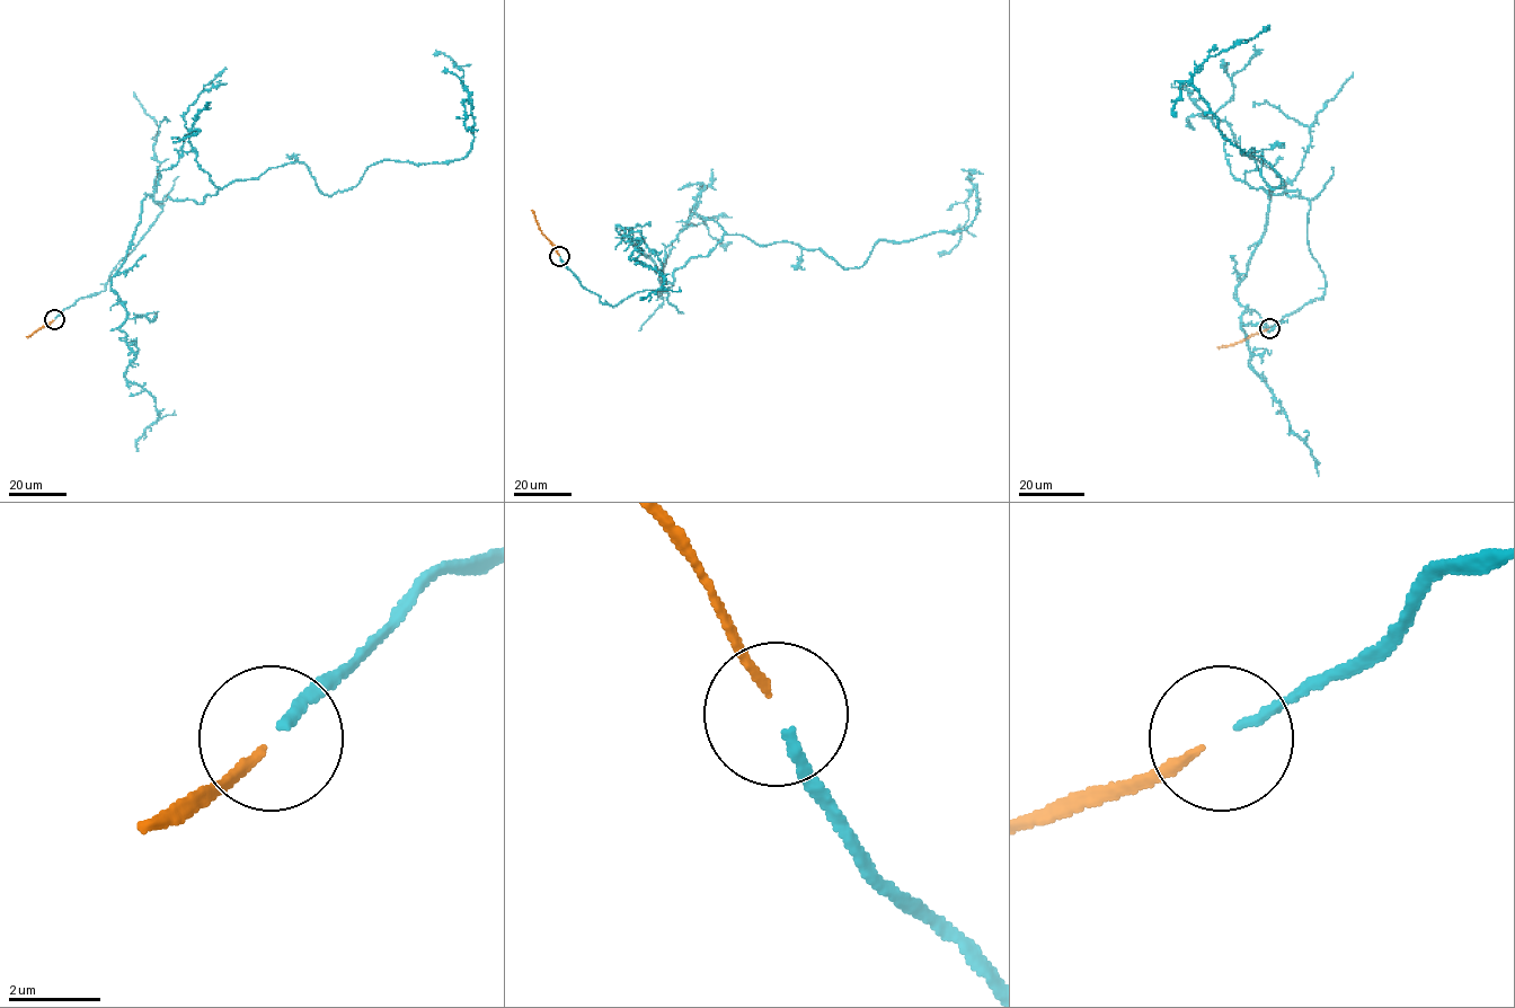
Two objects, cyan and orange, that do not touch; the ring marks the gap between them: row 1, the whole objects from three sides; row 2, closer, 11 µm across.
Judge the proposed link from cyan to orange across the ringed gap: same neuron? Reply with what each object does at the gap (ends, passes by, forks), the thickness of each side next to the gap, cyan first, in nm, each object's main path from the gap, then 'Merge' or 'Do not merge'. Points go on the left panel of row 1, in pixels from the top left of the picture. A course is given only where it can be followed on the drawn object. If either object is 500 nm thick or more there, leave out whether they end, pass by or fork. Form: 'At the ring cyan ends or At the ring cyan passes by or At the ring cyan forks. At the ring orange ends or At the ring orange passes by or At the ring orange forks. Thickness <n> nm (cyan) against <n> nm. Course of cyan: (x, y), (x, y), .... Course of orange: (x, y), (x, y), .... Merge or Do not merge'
At the ring cyan ends. At the ring orange ends. Thickness 240 nm (cyan) against 180 nm. Course of cyan: (54, 318), (168, 197), (297, 162), (331, 195), (384, 160), (461, 159), (470, 95), (435, 50). Course of orange: (54, 320), (26, 336). Merge

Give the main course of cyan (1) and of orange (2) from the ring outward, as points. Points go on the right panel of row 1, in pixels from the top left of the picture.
1: (1270, 327), (1323, 295), (1310, 202), (1243, 182), (1258, 151), (1284, 183), (1192, 76), (1268, 25)
2: (1268, 328), (1237, 343), (1216, 347)

